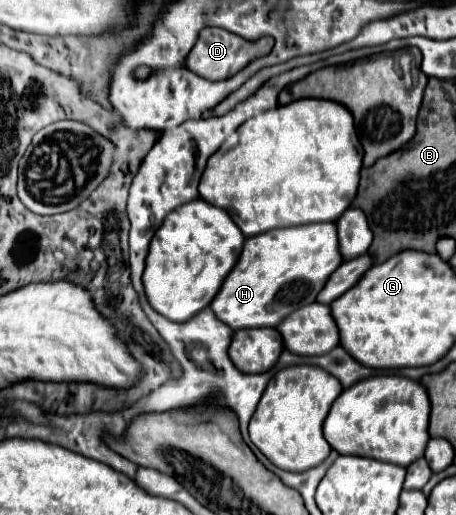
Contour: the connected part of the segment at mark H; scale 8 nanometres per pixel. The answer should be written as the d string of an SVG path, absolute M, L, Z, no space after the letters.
M318 222L318 224L302 224L302 226L290 226L290 228L276 228L258 236L250 236L244 242L244 250L240 254L238 264L228 274L228 278L222 284L222 290L216 294L210 308L214 314L228 324L232 330L242 328L262 328L272 326L276 328L288 314L298 310L300 306L312 304L332 272L344 262L340 254L338 244L338 230L332 222Z

